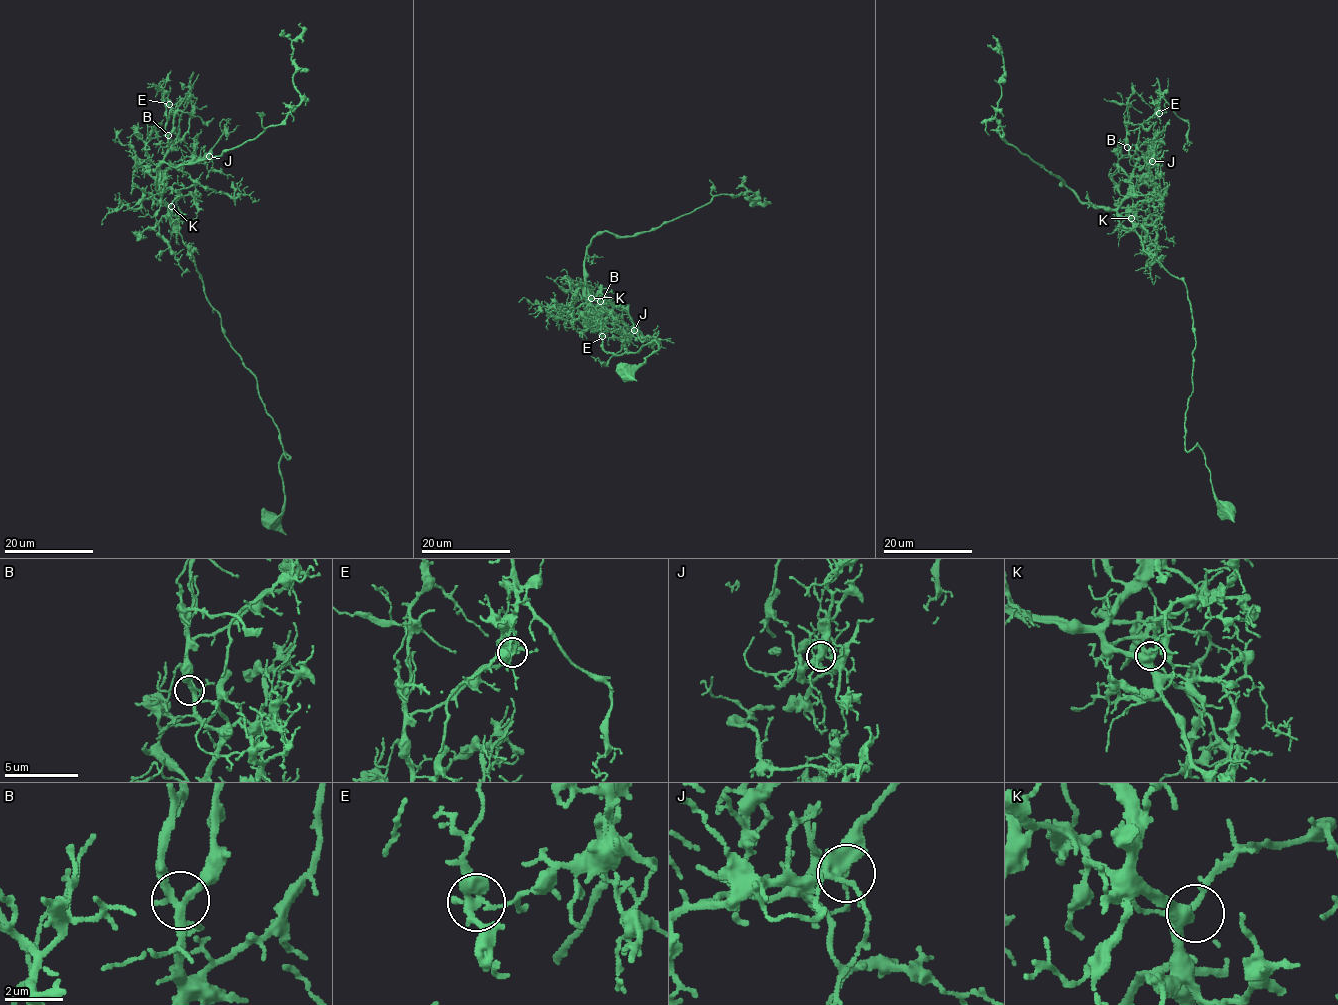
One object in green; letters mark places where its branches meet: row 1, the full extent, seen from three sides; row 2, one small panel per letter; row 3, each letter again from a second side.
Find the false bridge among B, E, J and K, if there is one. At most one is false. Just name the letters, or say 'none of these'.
E

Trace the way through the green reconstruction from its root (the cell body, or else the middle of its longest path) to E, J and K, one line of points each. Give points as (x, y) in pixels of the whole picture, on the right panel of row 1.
E: (1225, 512), (1203, 451), (1185, 449), (1196, 338), (1187, 287), (1117, 211), (1136, 162), (1126, 135), (1159, 112)
J: (1225, 512), (1203, 451), (1185, 449), (1196, 338), (1187, 287), (1144, 250), (1135, 226), (1117, 211), (1152, 161)
K: (1225, 512), (1212, 490), (1203, 451), (1196, 446), (1185, 449), (1196, 338), (1187, 287), (1144, 250), (1131, 218)

